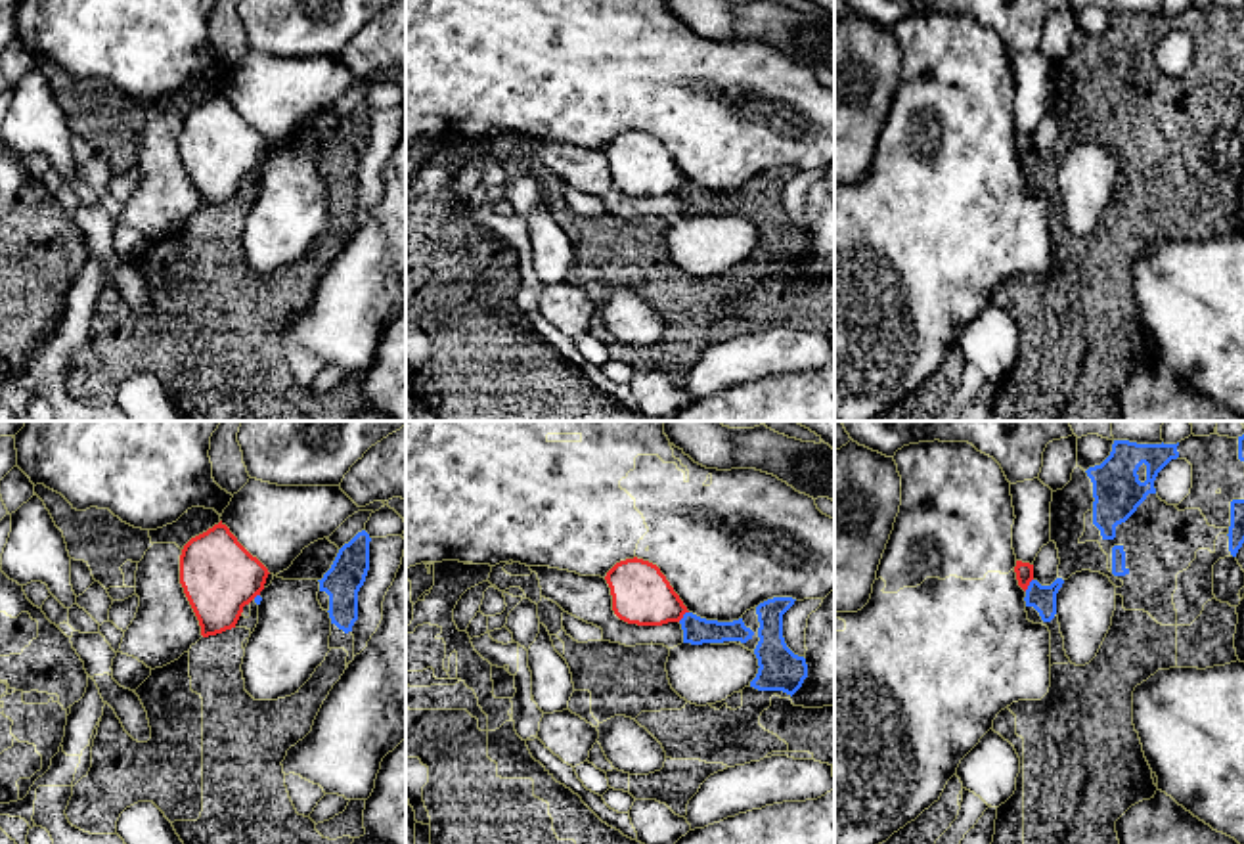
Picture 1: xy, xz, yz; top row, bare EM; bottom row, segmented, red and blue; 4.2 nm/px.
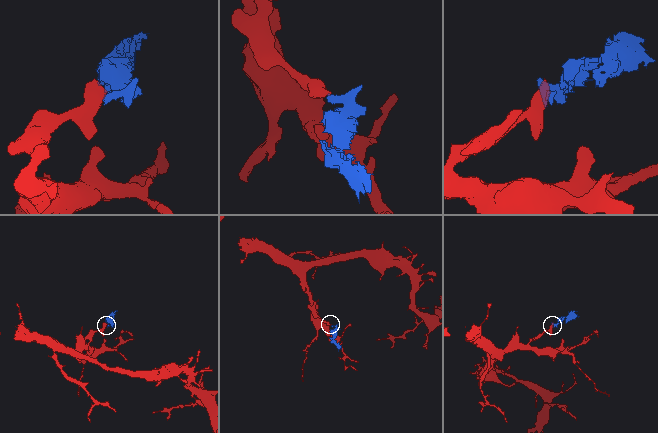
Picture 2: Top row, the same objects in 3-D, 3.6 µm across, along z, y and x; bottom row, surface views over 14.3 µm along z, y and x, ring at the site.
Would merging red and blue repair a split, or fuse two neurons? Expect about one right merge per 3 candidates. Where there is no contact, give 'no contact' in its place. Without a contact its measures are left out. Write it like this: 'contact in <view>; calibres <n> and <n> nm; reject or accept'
contact in xz; calibres 240 and 120 nm; reject

